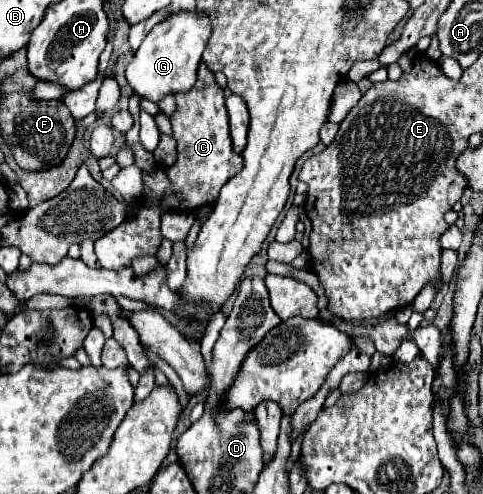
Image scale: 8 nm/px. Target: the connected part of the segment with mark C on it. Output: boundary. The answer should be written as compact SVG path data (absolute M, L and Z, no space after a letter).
M198 72L196 84L188 92L178 92L176 94L176 110L170 116L172 122L172 134L178 142L178 156L172 166L158 167L153 172L143 171L144 192L142 198L138 200L136 212L122 222L118 228L112 232L104 234L100 240L94 242L96 246L96 256L102 268L108 270L118 270L122 266L130 266L134 258L140 256L156 256L160 244L162 244L162 232L160 232L160 216L170 210L178 212L192 212L202 206L214 206L218 200L220 188L238 174L238 170L244 166L242 154L234 152L232 138L228 132L228 114L224 108L224 90L214 82L214 72Z

